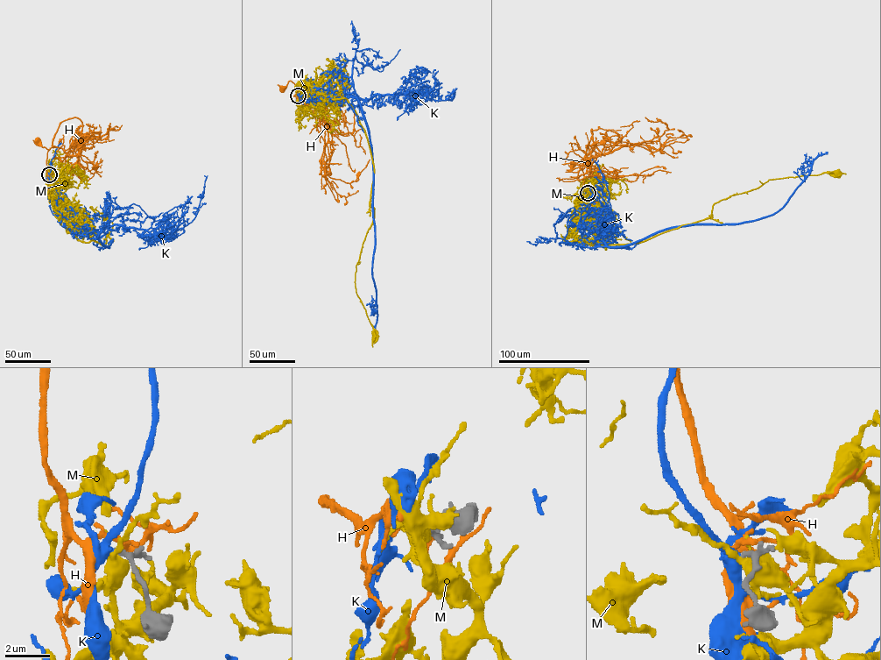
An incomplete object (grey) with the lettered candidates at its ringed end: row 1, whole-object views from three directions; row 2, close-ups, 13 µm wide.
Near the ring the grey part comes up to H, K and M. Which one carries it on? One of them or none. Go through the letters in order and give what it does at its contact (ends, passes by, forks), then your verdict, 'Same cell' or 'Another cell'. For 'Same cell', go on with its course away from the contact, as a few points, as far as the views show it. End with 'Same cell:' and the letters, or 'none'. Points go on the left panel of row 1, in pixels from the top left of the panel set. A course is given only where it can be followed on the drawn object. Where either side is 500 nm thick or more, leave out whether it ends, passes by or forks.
H: It passes by. Another cell
K: It forks there. Same cell. Its course: (49, 174), (59, 211), (105, 246), (113, 239), (109, 248), (103, 240), (110, 204), (107, 194)
M: It forks there. Another cell
Same cell: K

